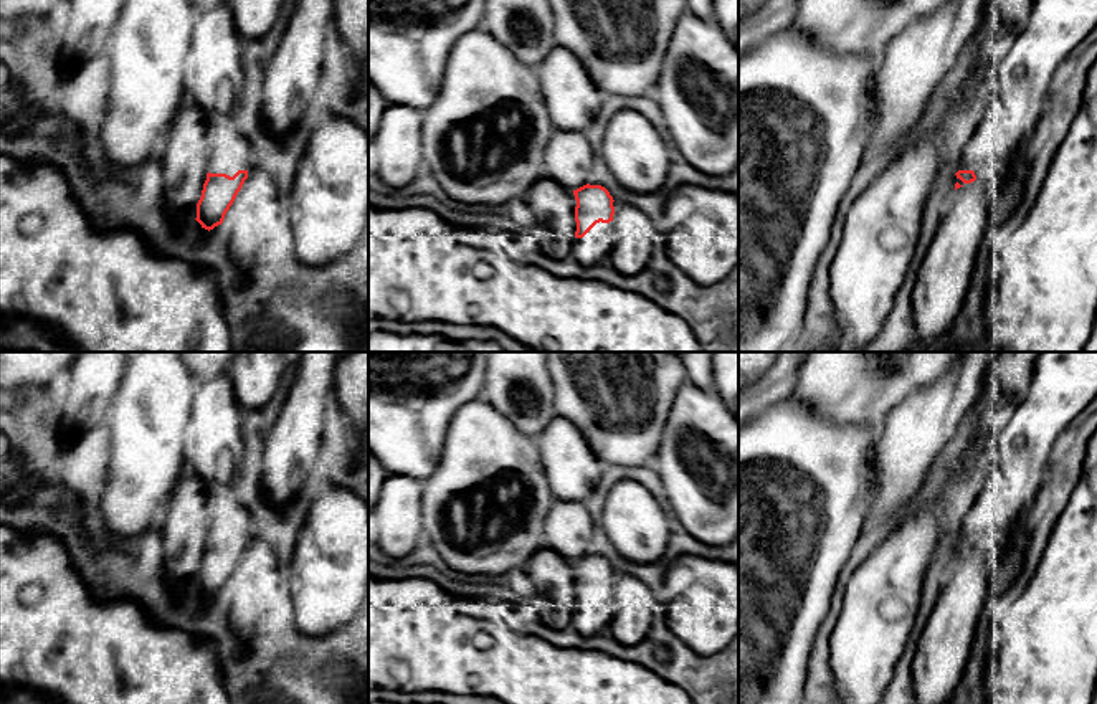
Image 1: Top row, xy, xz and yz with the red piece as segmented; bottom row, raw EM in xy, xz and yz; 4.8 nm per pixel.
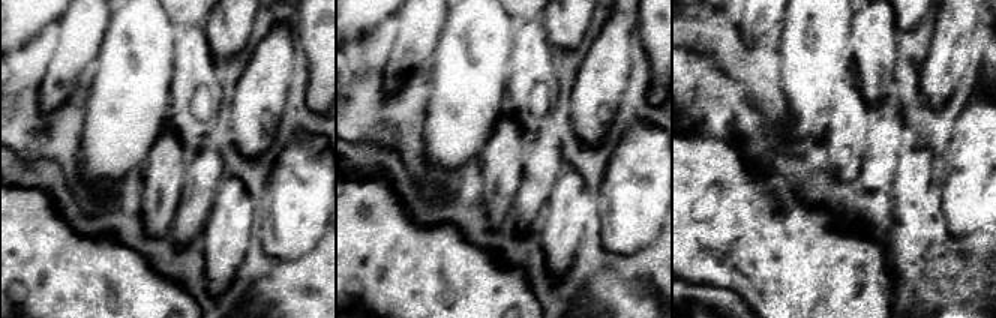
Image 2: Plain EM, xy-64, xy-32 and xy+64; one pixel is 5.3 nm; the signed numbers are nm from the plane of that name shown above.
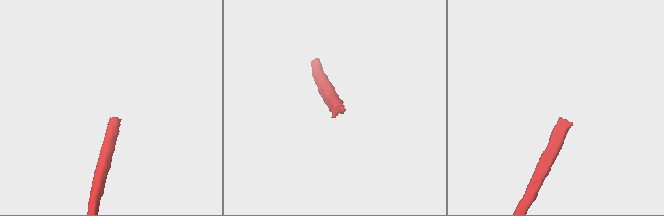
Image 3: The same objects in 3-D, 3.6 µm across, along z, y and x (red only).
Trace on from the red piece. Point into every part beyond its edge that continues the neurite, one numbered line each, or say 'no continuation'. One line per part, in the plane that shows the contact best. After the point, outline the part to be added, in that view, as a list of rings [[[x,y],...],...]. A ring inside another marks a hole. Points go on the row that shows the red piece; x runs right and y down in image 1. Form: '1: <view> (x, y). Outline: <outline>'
1: xy (228, 162). Outline: [[[215,150],[207,170],[210,174],[226,174],[233,177],[238,170],[248,170],[249,162],[248,150]]]

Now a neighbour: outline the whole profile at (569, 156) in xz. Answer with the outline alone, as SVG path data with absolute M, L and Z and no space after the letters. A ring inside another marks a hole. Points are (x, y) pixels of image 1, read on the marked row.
M557 129L545 149L545 175L573 192L586 185L595 157L583 131Z

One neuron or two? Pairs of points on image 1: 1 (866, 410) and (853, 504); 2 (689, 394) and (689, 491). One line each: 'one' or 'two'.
1: two
2: one

